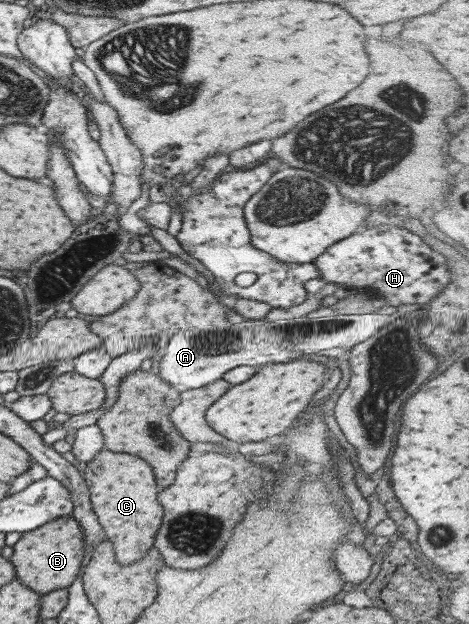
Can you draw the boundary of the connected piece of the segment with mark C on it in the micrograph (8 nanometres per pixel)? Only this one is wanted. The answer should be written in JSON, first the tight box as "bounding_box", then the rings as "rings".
{"bounding_box":[83,448,163,564],"rings":[[[100,448],[83,472],[89,500],[106,540],[112,544],[118,564],[138,562],[153,547],[156,530],[163,520],[163,507],[157,500],[159,489],[150,465],[138,456]]]}

